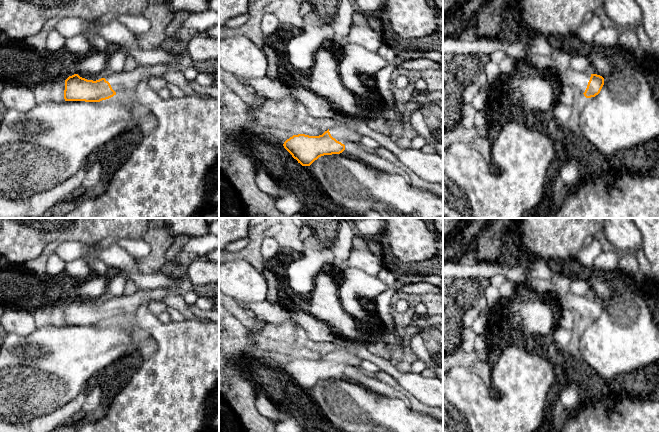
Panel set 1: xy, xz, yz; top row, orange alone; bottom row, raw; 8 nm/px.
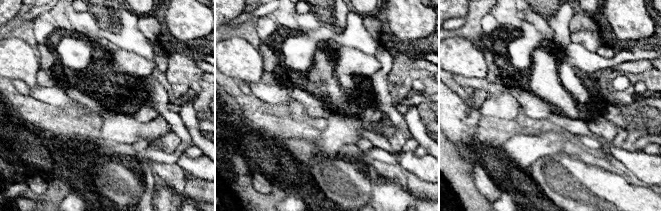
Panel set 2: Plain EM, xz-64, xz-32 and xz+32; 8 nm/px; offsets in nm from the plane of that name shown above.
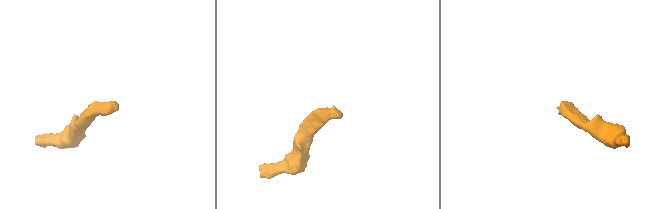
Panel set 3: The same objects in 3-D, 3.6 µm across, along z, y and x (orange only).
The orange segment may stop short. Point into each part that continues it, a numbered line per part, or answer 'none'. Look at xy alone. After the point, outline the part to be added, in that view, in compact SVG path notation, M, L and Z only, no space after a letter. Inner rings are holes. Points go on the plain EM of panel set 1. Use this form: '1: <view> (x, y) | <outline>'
1: xy (126, 305) | M177 279L174 286L163 286L155 289L139 288L133 295L107 297L105 303L112 313L117 316L132 316L144 302L167 302L173 296L184 296L186 293L196 291L197 286L189 279Z

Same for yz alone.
1: yz (578, 304) | M570 291L558 301L564 309L574 312L578 318L583 318L587 312L591 298L575 295Z

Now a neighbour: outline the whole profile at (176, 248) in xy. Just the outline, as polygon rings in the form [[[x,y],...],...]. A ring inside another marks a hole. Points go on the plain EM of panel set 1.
[[[182,235],[174,239],[174,243],[165,253],[166,261],[176,260],[176,257],[183,251],[184,245],[192,238],[194,237],[188,235]]]

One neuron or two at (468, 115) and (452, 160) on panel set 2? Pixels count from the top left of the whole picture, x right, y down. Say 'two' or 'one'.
two

